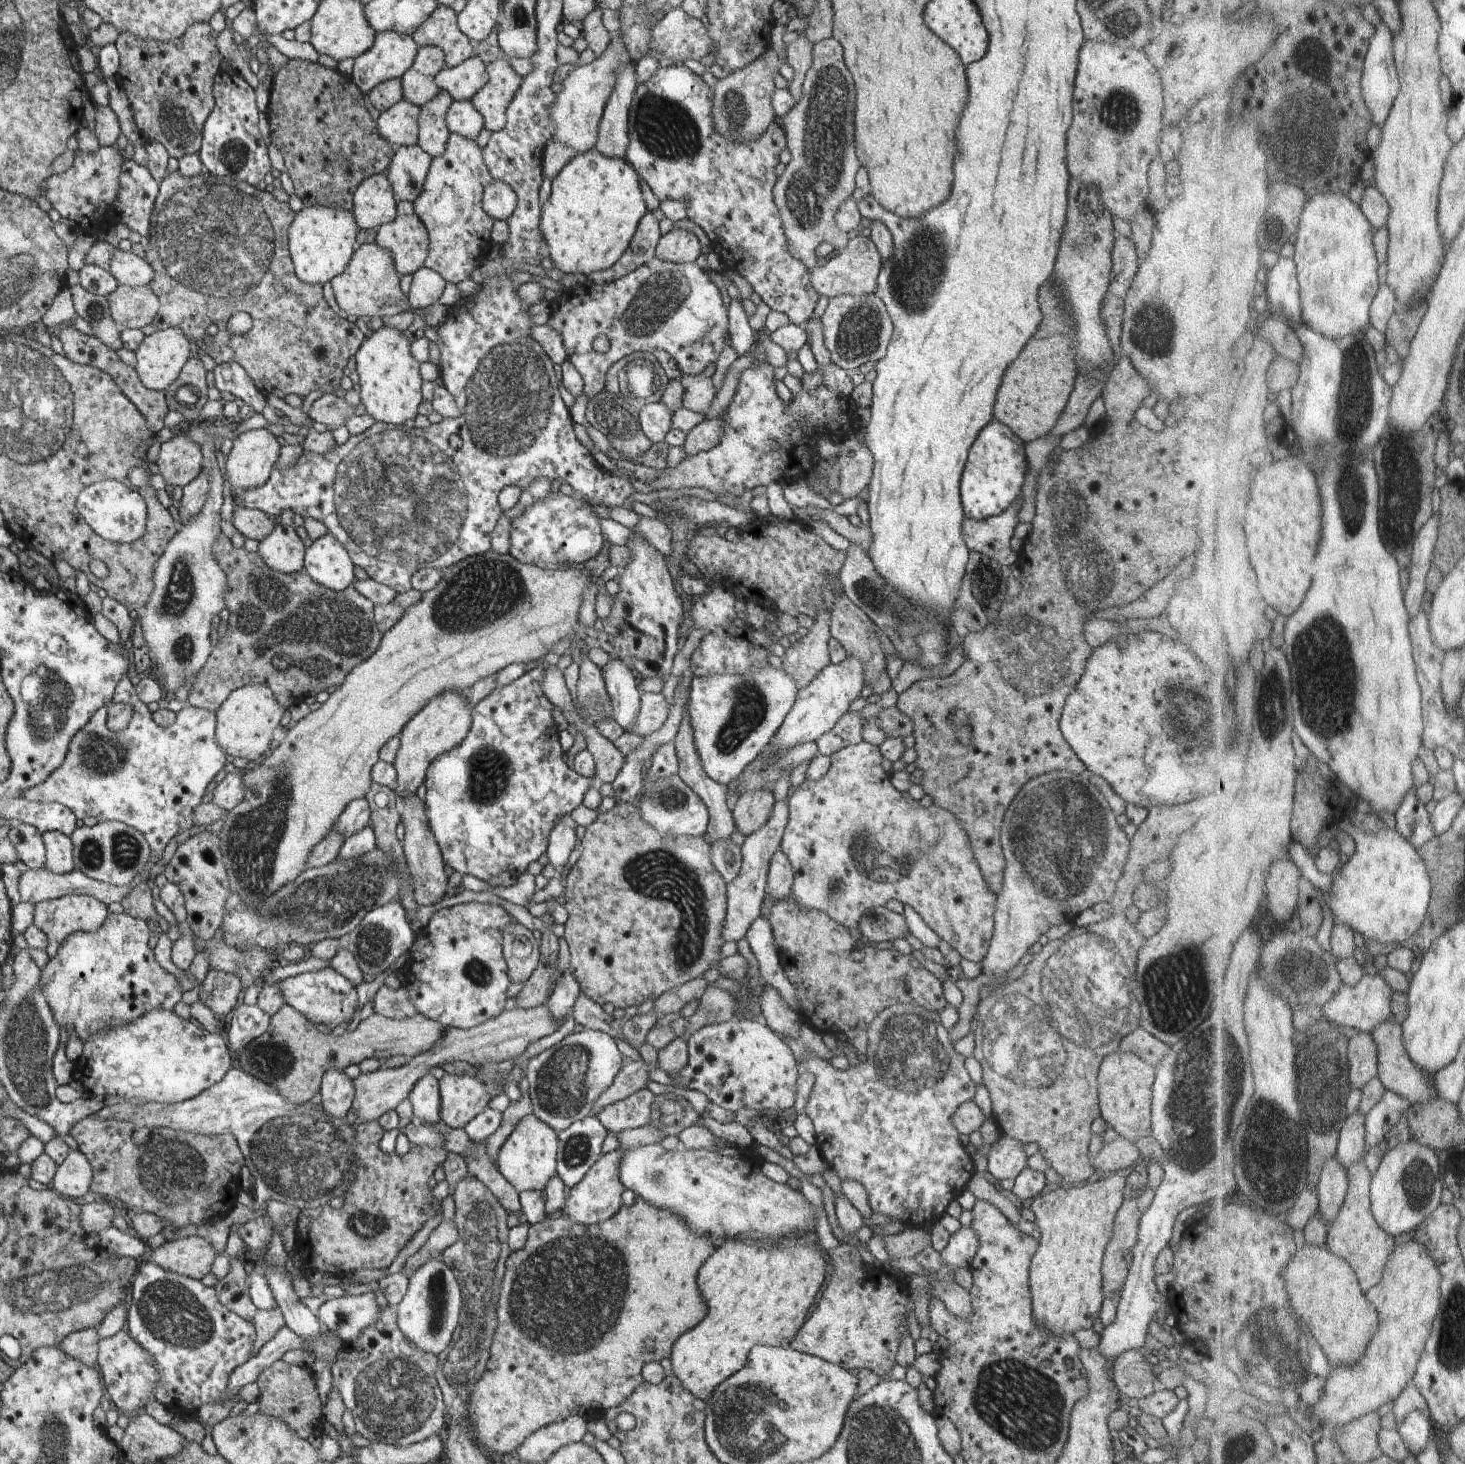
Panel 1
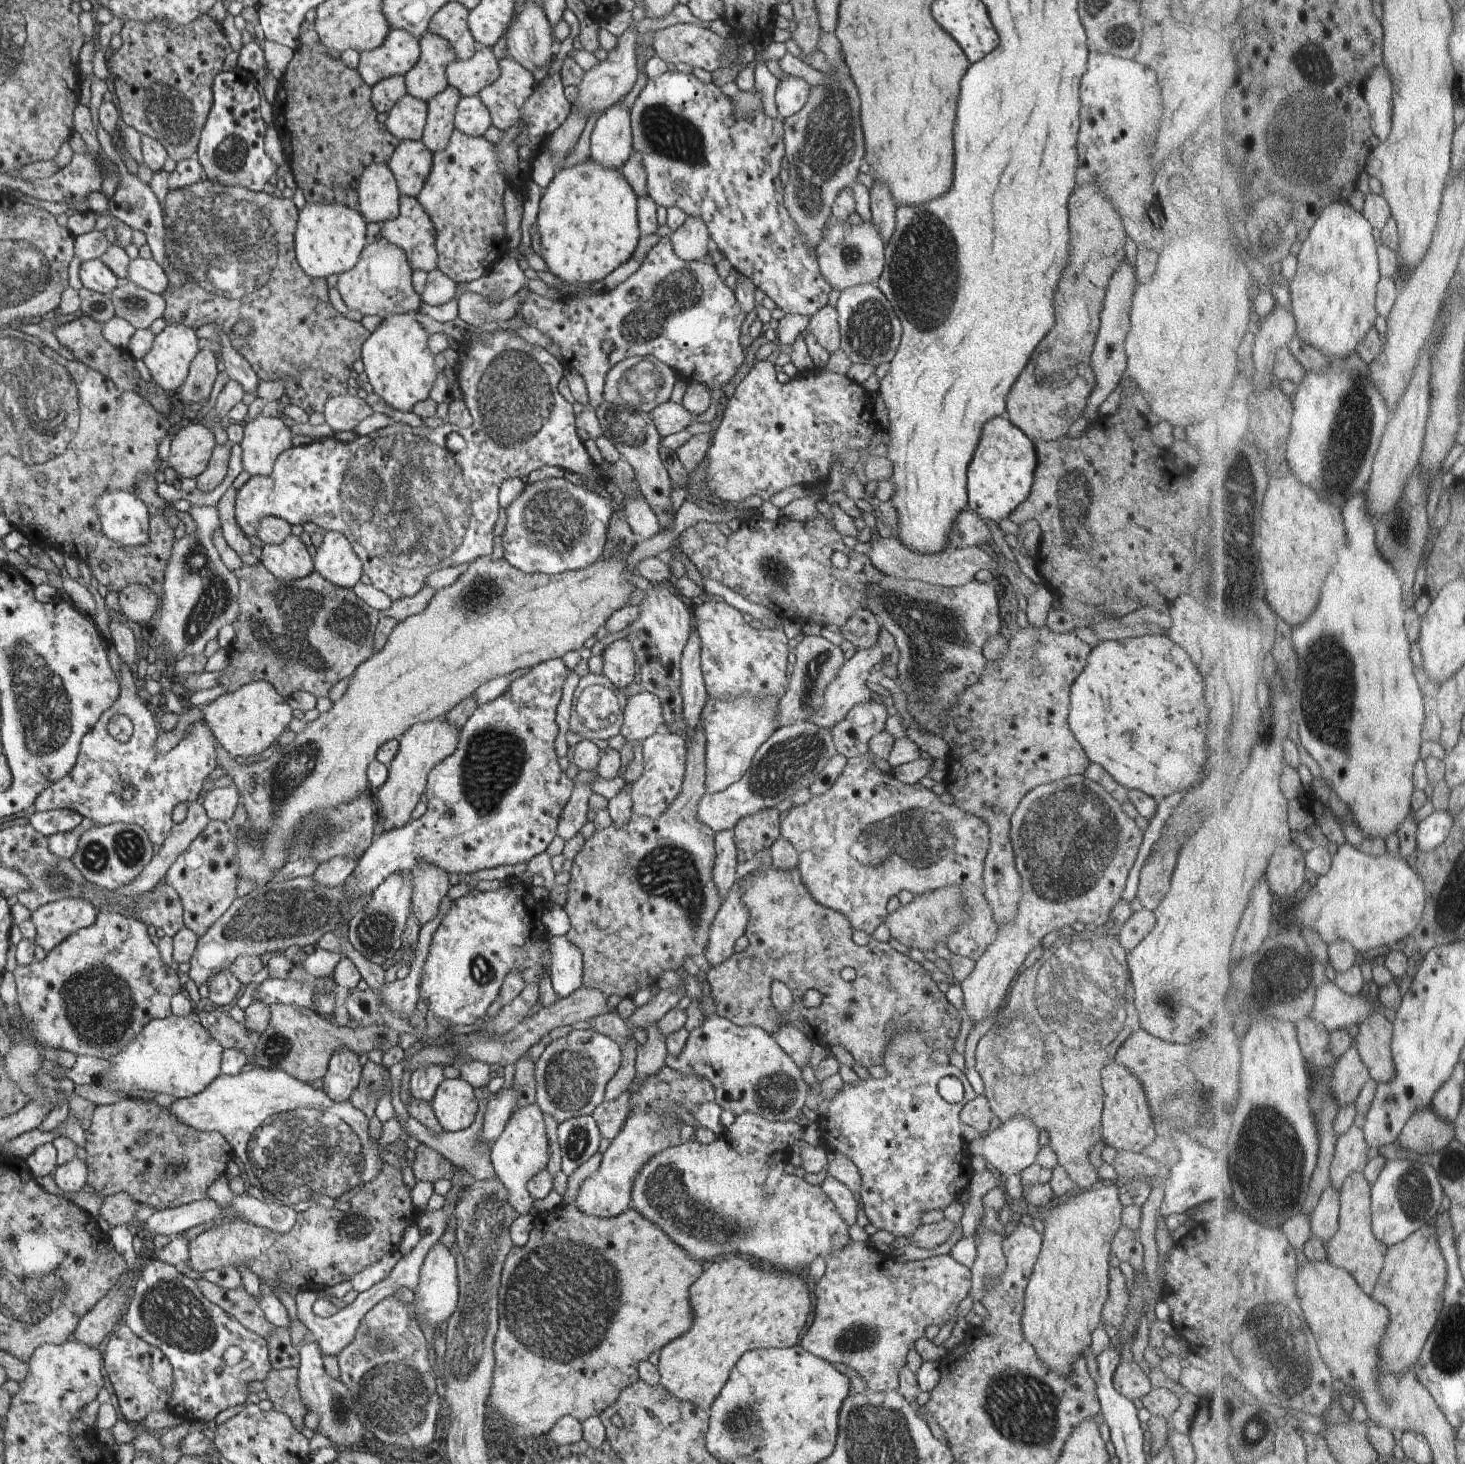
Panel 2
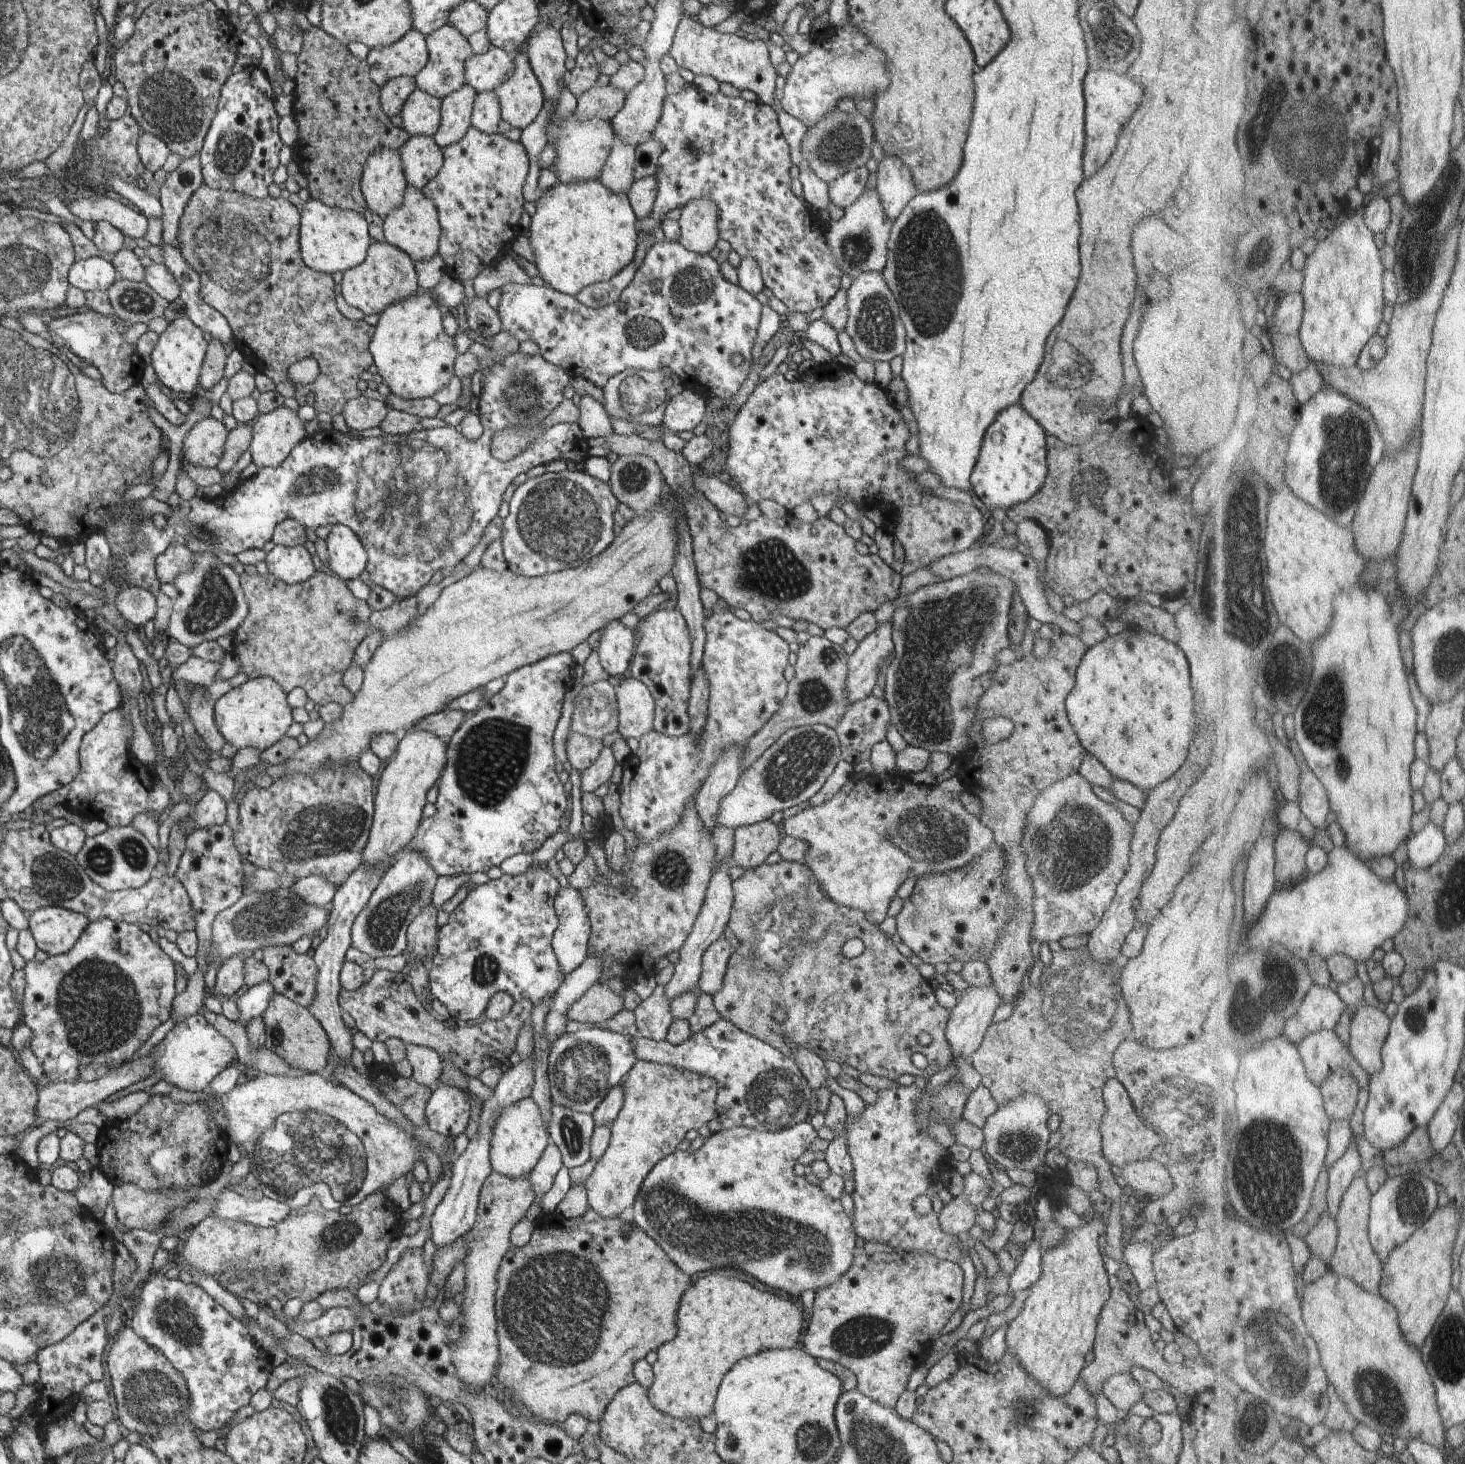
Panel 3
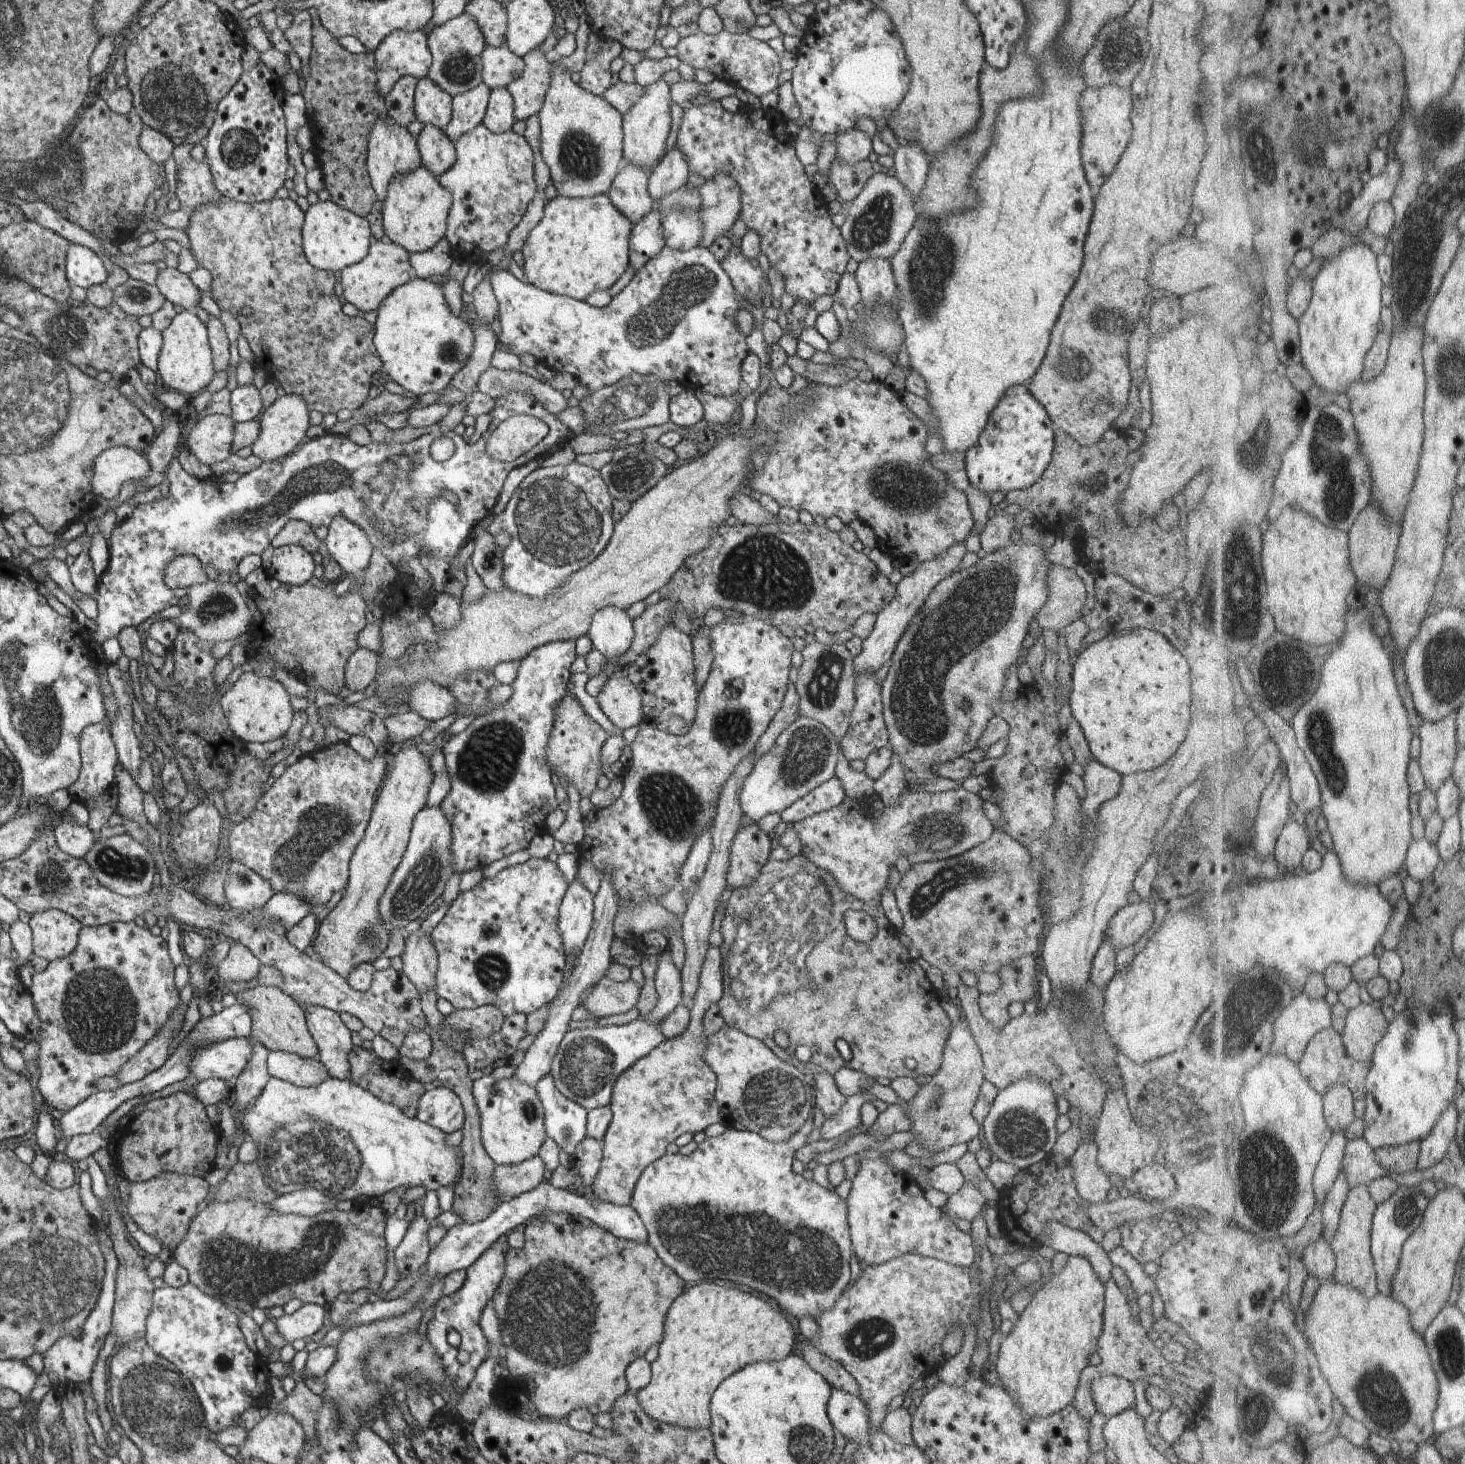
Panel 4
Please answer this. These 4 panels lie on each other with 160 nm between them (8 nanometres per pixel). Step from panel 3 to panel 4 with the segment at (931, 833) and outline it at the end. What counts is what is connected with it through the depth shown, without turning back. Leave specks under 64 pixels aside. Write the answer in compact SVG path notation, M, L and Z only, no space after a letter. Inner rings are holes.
M961 787L956 790L953 789L947 790L946 792L935 793L927 793L924 791L910 790L905 788L899 794L899 798L897 798L895 806L883 806L881 814L877 818L874 818L872 813L870 813L871 809L869 806L867 806L865 800L855 800L855 798L845 796L845 798L843 798L843 802L839 802L838 806L833 806L832 808L829 808L829 810L817 812L817 814L811 814L811 816L807 816L807 818L799 820L799 822L792 823L791 828L795 830L795 836L799 838L800 854L804 854L803 856L817 868L827 871L835 879L836 884L839 885L839 890L842 890L844 893L847 893L849 896L852 896L857 900L863 901L869 906L877 906L879 905L882 890L886 886L887 878L889 876L889 868L901 855L903 858L909 860L911 864L937 861L940 859L947 859L949 857L964 854L967 850L970 850L977 844L987 840L987 838L989 838L989 836L992 834L993 828L991 822L983 813L983 808L981 808L981 806L983 806L983 801L978 794L971 794L971 792L967 792Z

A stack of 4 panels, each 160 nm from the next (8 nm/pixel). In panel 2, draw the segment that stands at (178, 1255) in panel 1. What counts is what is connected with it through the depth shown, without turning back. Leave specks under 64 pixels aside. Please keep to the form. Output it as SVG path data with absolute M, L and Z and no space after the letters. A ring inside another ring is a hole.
M419 1146L415 1151L415 1159L410 1168L415 1181L426 1181L433 1185L435 1180L450 1179L455 1166L437 1151ZM383 1162L379 1176L373 1181L366 1182L359 1192L348 1200L350 1204L348 1210L328 1209L327 1206L313 1200L306 1211L297 1213L293 1226L283 1234L252 1225L247 1221L216 1222L213 1228L199 1233L188 1241L188 1264L186 1266L191 1270L196 1270L199 1275L206 1270L219 1269L223 1266L235 1266L237 1271L239 1266L245 1266L255 1276L258 1276L267 1291L274 1291L278 1286L284 1288L286 1292L289 1292L290 1288L316 1291L318 1288L339 1284L361 1272L365 1267L375 1264L384 1254L397 1249L405 1226L415 1222L417 1213L411 1203L409 1191L401 1181L401 1171Z

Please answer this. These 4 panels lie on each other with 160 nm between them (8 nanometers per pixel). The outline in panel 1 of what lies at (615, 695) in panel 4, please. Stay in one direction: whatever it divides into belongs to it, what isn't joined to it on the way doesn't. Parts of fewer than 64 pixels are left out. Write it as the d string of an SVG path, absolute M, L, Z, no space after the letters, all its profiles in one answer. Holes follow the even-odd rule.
M643 692L639 696L637 718L631 726L631 733L635 735L651 735L667 718L667 702L659 693Z

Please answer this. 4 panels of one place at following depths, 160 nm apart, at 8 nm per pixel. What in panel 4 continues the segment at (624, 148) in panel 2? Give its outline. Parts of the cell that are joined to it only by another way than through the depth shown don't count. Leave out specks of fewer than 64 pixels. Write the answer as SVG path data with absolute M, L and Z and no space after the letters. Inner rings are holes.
M622 161L621 168L611 180L606 193L611 205L621 212L631 225L648 214L654 206L647 194L647 178L648 175L641 168Z

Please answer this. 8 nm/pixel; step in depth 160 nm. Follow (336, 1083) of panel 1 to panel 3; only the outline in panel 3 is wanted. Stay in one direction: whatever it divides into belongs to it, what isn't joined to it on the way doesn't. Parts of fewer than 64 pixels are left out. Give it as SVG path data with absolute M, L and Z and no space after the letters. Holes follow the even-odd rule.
M561 651L557 654L550 654L540 658L531 664L516 668L504 678L503 688L494 694L481 710L477 710L474 716L467 718L463 724L457 727L457 730L448 739L445 749L446 761L441 778L437 781L437 796L434 802L435 813L425 820L420 820L415 834L405 849L419 851L431 868L439 875L456 876L458 874L471 874L472 872L485 873L492 866L499 866L503 860L517 853L532 853L537 850L543 841L559 829L559 818L565 812L567 796L563 792L562 783L558 780L555 773L555 759L553 756L553 746L551 737L555 728L561 704L568 697L565 690L575 684L573 682L571 667L574 666L569 651ZM358 866L349 877L346 878L334 890L331 901L331 912L327 919L326 936L314 949L310 951L310 955L315 963L317 974L314 988L314 999L308 1008L310 1013L321 1023L323 1030L326 1031L330 1041L330 1054L333 1054L337 1060L349 1061L351 1054L351 1034L349 1029L344 1025L340 1017L340 1006L338 1005L338 990L340 984L338 974L342 964L344 963L344 954L350 946L350 926L355 917L361 912L364 904L367 902L369 895L375 885L379 882L381 875L384 873L385 867L363 867Z

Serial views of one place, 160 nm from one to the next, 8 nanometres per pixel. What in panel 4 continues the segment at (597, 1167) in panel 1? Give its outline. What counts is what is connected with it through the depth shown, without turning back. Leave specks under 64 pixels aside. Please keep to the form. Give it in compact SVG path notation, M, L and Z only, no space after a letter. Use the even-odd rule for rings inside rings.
M709 946L703 956L693 1002L688 1007L687 1028L637 1060L619 1074L613 1084L608 1105L612 1118L601 1141L602 1160L586 1191L599 1202L629 1205L639 1176L651 1162L665 1154L669 1143L683 1133L695 1135L720 1121L714 1098L716 1077L703 1062L707 1035L703 1032L701 1018L722 995L721 954L718 947Z

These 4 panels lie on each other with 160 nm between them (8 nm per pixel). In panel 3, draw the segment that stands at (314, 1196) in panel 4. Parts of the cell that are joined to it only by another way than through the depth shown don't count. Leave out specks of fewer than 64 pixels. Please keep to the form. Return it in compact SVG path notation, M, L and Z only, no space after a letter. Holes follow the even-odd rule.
M224 1189L210 1216L268 1227L283 1220L290 1210L284 1201L279 1202L264 1196L258 1201L245 1200L238 1194Z

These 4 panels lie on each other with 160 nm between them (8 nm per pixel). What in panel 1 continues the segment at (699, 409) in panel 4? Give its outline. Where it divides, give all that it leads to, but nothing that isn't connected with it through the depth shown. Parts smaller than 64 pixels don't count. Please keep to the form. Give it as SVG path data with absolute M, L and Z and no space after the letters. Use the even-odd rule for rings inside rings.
M648 403L633 411L638 427L650 443L664 441L667 430L671 429L671 416L673 416L673 412L667 406L660 403Z

